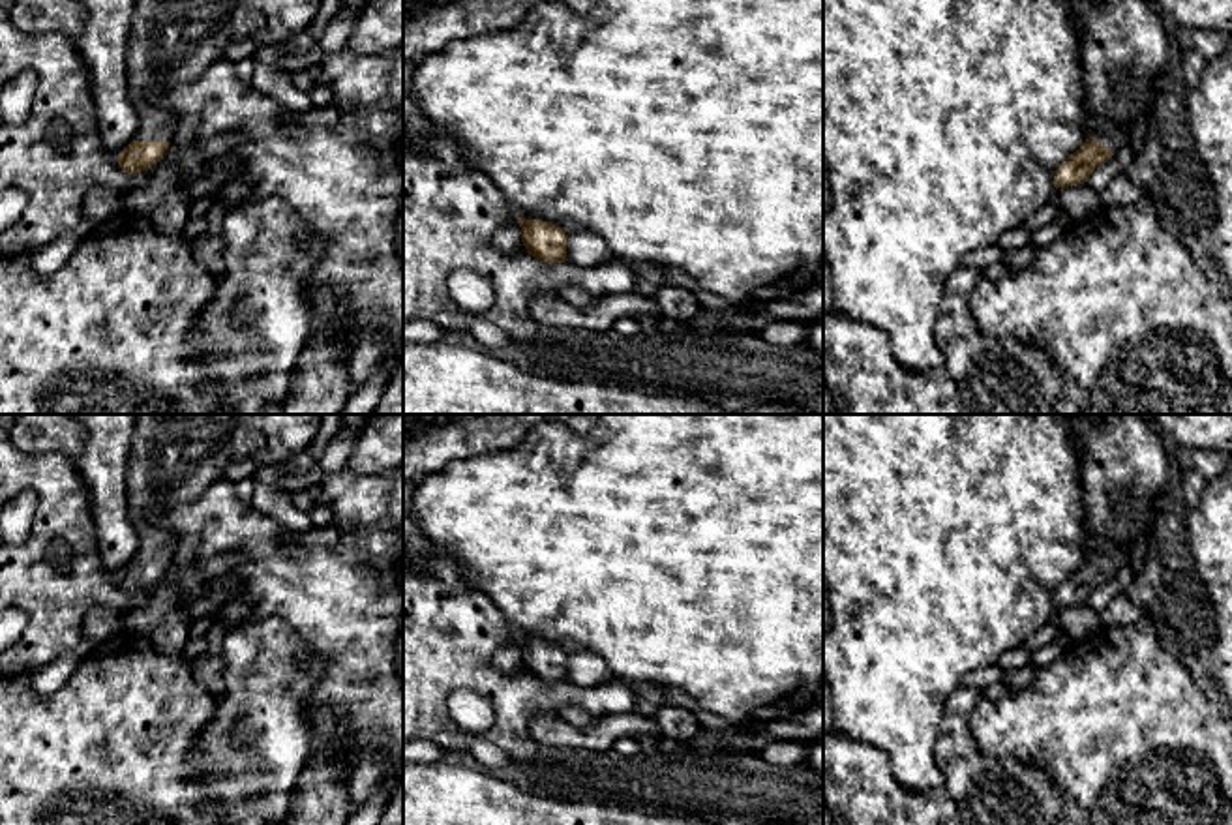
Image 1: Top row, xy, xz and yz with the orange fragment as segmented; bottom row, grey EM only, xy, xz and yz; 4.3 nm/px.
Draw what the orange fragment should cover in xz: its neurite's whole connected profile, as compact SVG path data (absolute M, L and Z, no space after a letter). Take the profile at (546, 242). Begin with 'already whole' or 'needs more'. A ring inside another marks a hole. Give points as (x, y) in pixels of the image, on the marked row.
already whole; M518 218L521 242L529 255L540 262L566 262L568 234L548 221Z

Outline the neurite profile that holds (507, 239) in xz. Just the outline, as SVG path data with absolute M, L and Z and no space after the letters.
M518 221L508 227L499 227L491 236L491 244L508 255L527 253L521 242L521 227Z

